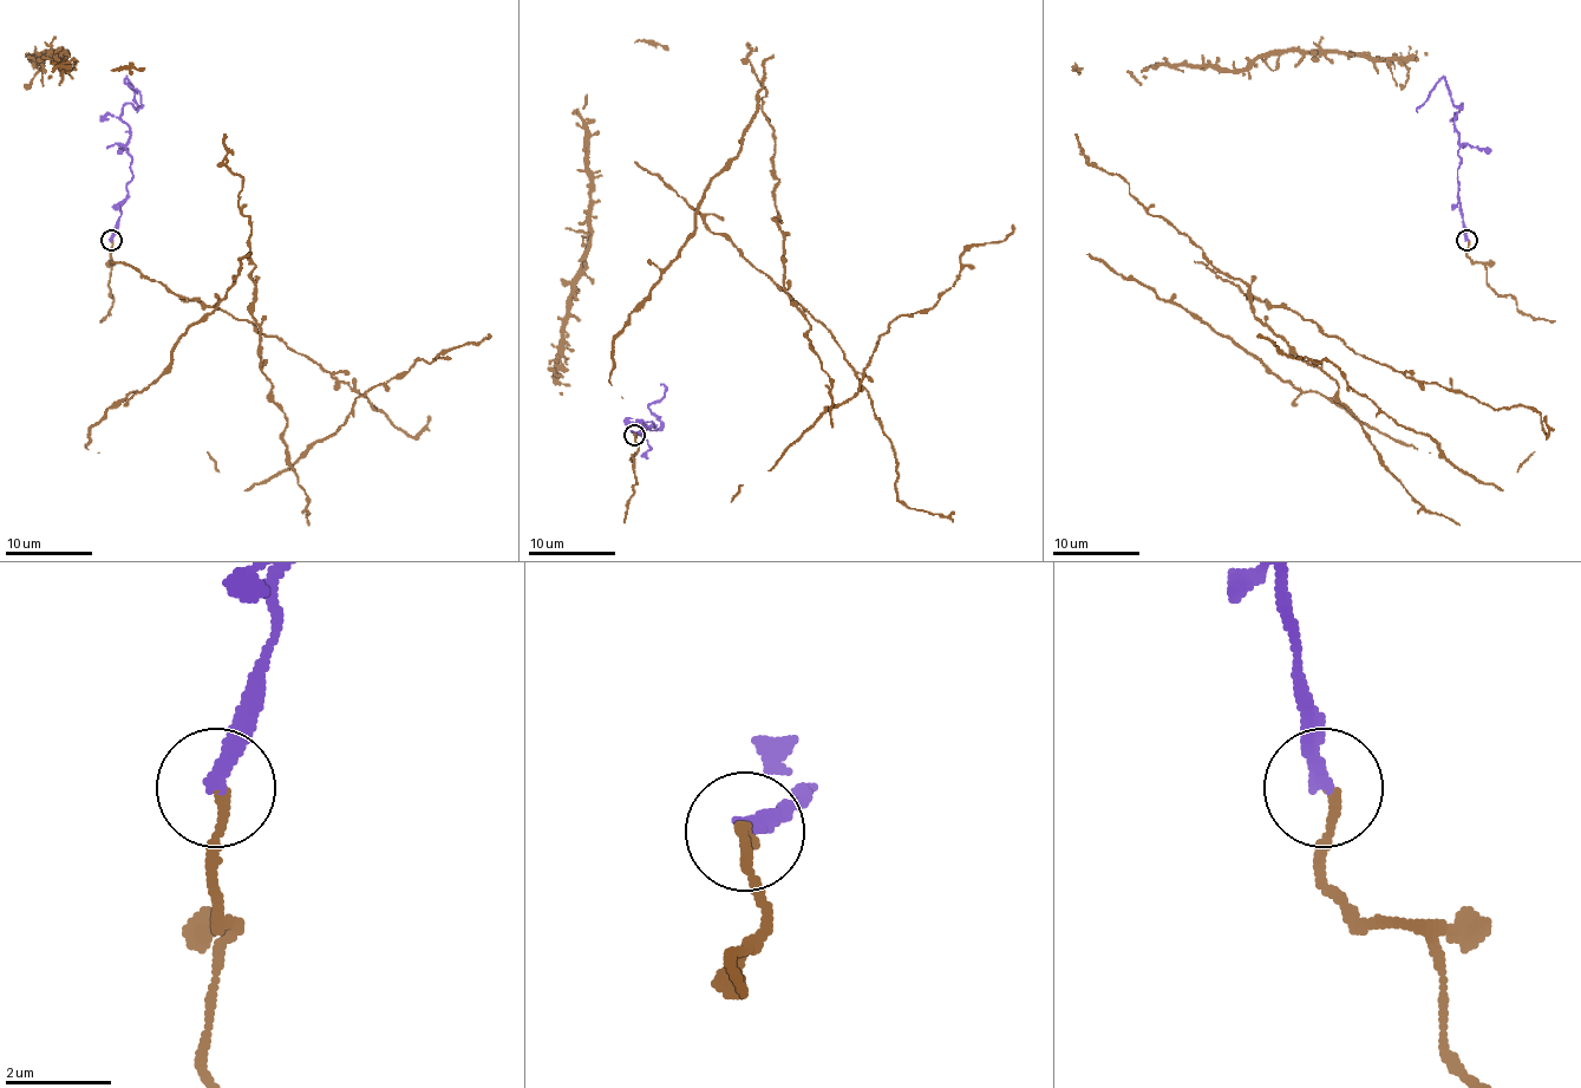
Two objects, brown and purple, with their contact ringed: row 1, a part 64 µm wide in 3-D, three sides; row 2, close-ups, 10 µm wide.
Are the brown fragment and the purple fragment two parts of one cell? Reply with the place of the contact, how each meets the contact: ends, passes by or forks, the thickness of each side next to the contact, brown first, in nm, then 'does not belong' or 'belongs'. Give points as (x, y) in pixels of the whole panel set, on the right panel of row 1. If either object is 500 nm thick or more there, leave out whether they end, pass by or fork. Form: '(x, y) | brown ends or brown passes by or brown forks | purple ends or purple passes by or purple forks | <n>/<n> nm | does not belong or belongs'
(1467, 240) | brown ends | purple ends | 170/320 nm | does not belong

